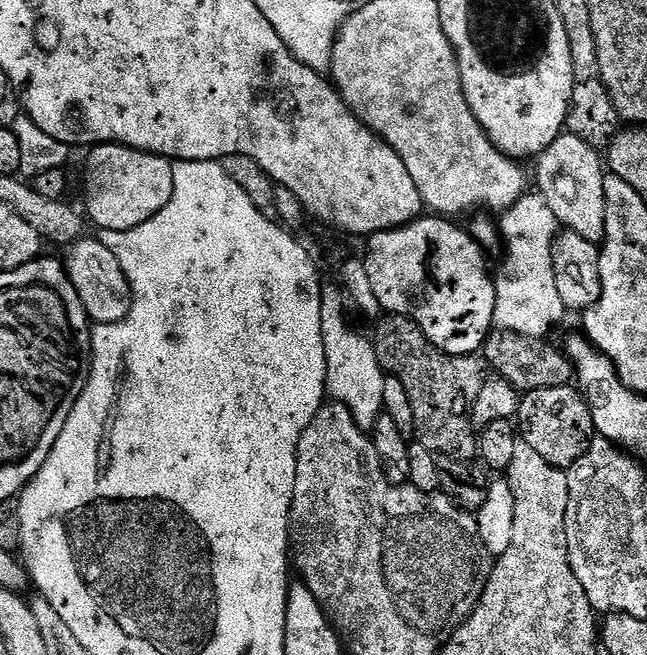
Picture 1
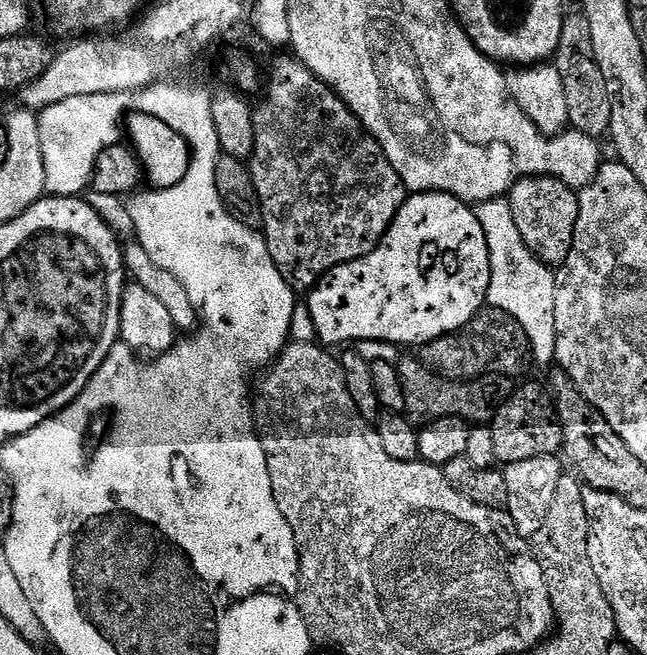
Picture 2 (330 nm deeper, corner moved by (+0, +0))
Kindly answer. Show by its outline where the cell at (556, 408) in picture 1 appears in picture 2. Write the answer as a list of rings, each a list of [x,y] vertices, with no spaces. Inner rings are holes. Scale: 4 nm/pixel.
[[[536,384],[517,387],[502,410],[498,410],[496,417],[490,421],[490,427],[494,436],[494,454],[504,466],[526,462],[526,458],[556,456],[564,447],[564,431],[549,389],[539,388]]]

